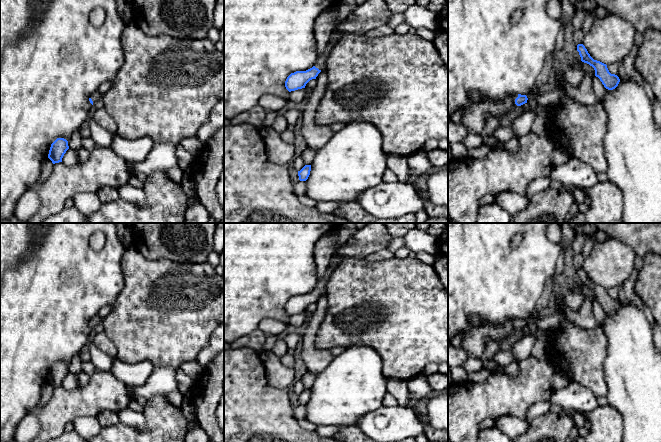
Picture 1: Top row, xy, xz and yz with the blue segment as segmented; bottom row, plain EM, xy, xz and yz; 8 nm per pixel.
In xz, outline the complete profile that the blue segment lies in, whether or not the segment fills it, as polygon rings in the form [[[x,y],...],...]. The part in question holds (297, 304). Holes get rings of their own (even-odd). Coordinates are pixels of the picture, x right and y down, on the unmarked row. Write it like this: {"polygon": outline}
{"polygon": [[[334,254],[326,270],[325,276],[318,279],[315,289],[306,295],[296,295],[291,297],[285,305],[286,313],[289,316],[302,313],[305,312],[310,304],[316,303],[318,298],[325,293],[328,279],[342,260],[343,258],[340,255]]]}

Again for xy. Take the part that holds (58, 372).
{"polygon": [[[57,362],[50,371],[48,382],[53,388],[62,386],[62,382],[69,373],[68,365],[64,362]]]}

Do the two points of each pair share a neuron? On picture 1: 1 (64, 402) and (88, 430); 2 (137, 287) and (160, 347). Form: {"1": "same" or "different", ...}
{"1": "different", "2": "same"}

